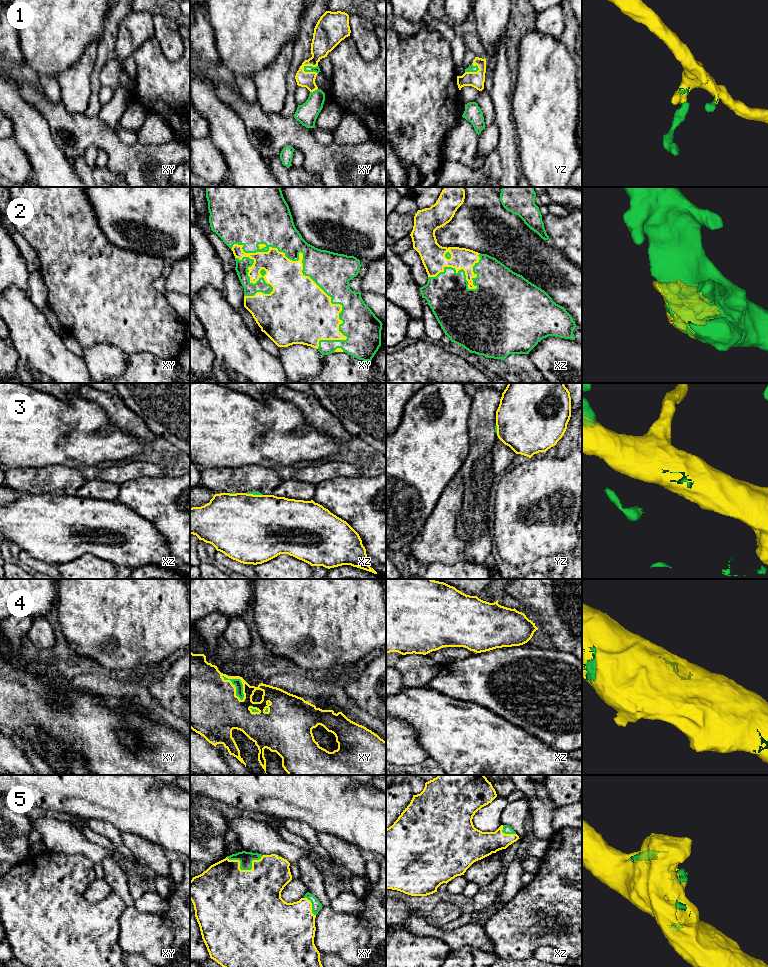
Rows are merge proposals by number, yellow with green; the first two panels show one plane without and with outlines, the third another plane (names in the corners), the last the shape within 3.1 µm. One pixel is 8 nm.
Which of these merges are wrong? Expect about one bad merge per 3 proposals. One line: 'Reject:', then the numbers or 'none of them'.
Reject: 3

